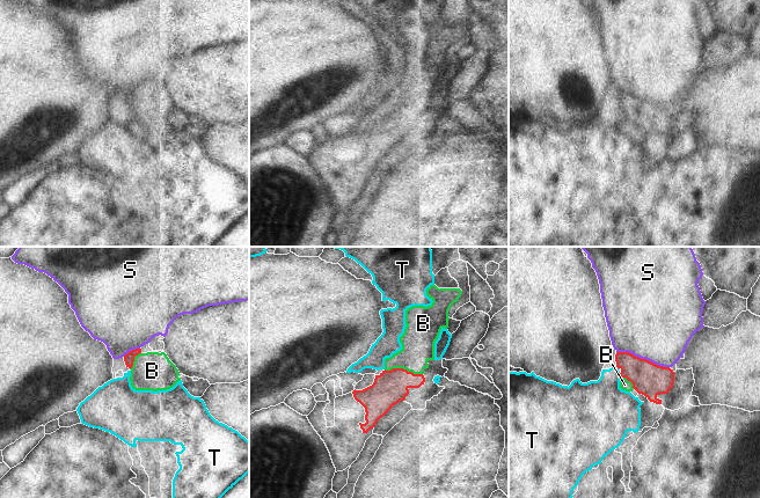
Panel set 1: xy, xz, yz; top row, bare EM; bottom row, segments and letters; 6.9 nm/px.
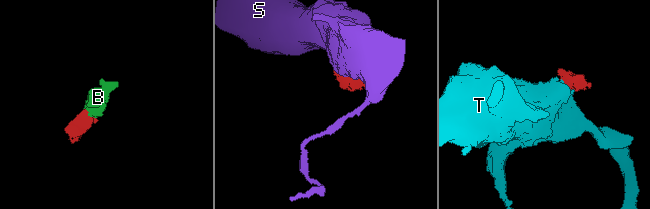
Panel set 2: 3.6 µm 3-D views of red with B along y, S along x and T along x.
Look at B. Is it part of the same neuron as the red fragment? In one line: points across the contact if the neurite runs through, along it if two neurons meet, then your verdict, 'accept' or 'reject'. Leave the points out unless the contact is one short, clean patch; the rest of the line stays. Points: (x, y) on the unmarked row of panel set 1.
runs through xz (391, 127), (403, 110), (413, 100), (418, 80); accept

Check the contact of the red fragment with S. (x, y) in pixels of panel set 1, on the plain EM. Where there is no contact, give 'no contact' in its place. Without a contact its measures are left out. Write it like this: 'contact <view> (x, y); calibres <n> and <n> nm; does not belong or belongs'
contact yz (643, 100); calibres 220 and 480 nm; does not belong

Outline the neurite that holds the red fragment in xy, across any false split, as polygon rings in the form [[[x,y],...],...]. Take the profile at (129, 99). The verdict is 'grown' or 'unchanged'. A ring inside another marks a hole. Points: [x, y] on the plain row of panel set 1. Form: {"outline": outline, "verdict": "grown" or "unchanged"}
{"outline": [[[136,89],[124,96],[124,102],[131,110],[130,122],[136,131],[167,131],[181,120],[178,110],[165,93],[142,94]]], "verdict": "grown"}

